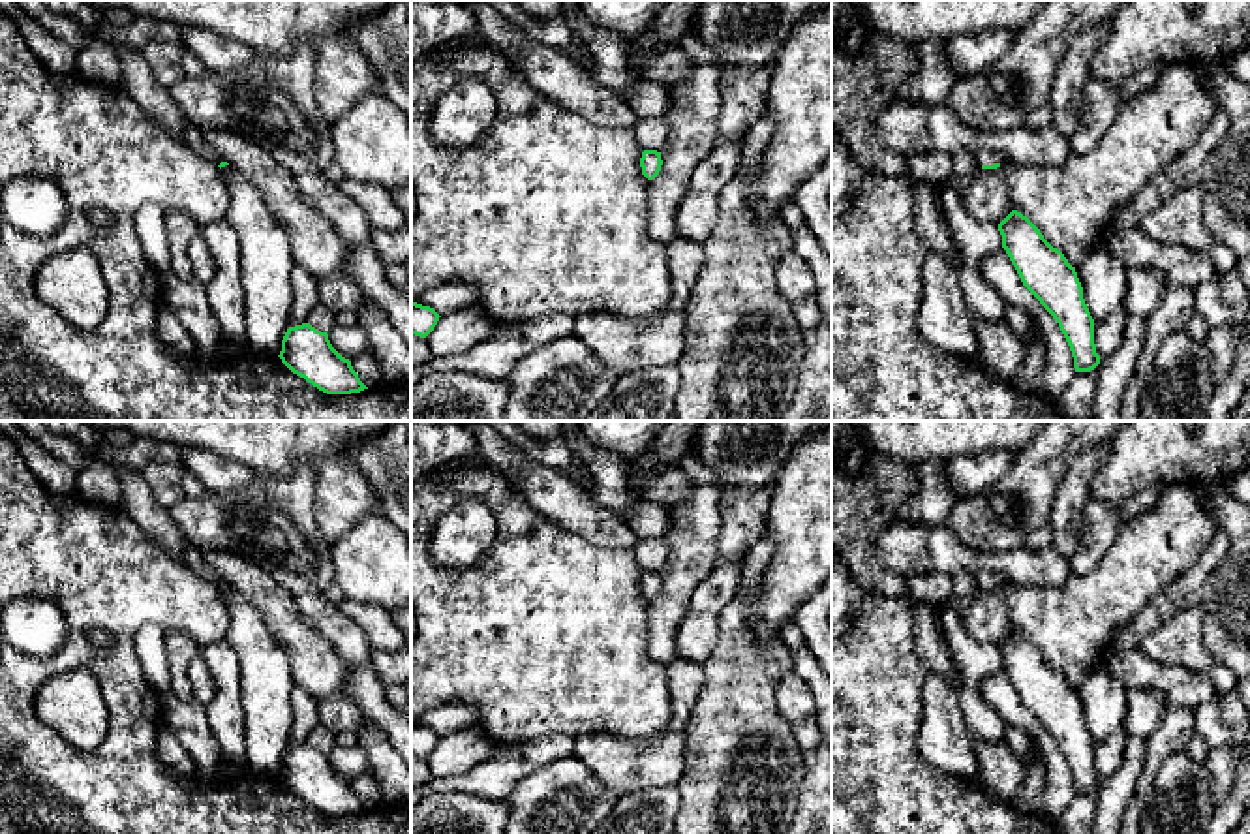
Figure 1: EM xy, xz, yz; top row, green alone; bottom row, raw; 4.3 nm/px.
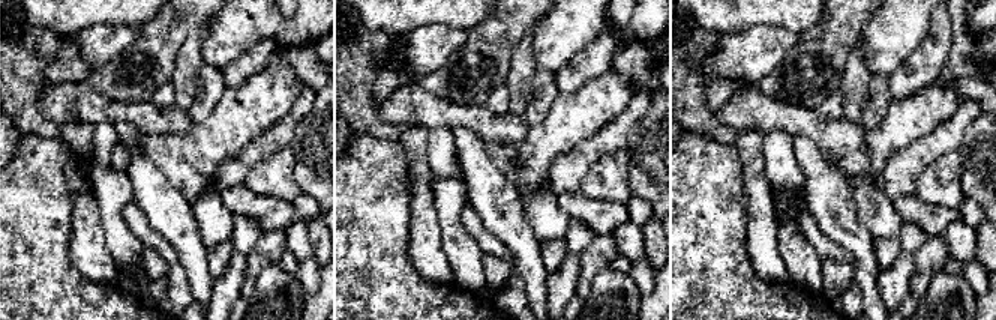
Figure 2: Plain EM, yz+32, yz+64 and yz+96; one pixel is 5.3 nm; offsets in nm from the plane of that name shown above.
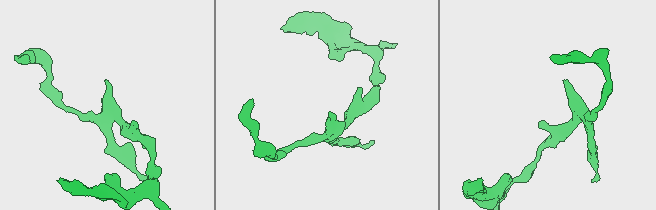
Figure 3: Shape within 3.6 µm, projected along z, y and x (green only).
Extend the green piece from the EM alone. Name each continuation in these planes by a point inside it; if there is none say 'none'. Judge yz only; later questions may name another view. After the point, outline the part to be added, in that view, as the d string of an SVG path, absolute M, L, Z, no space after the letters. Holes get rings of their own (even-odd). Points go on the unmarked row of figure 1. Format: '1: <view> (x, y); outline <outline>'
1: yz (984, 577); outline M980 571L974 579L980 588L993 586L993 584L1004 584L1004 579L993 571Z

